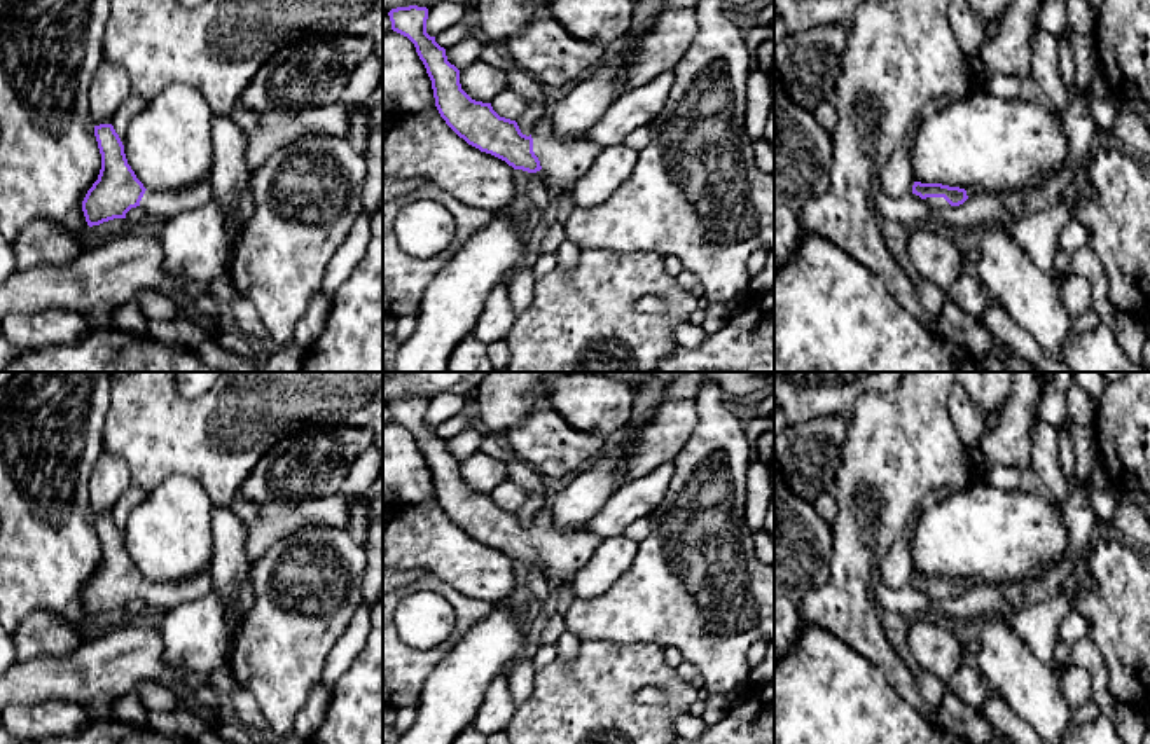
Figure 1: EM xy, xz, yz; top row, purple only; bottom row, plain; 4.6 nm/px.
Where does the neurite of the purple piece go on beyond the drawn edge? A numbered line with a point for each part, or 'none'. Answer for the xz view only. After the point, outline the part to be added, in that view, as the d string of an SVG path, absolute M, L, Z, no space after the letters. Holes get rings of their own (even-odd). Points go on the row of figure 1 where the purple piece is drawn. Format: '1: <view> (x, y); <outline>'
1: xz (563, 163); M545 124L537 127L531 138L549 190L556 189L563 194L573 190L601 152L599 145L587 140L554 138Z

